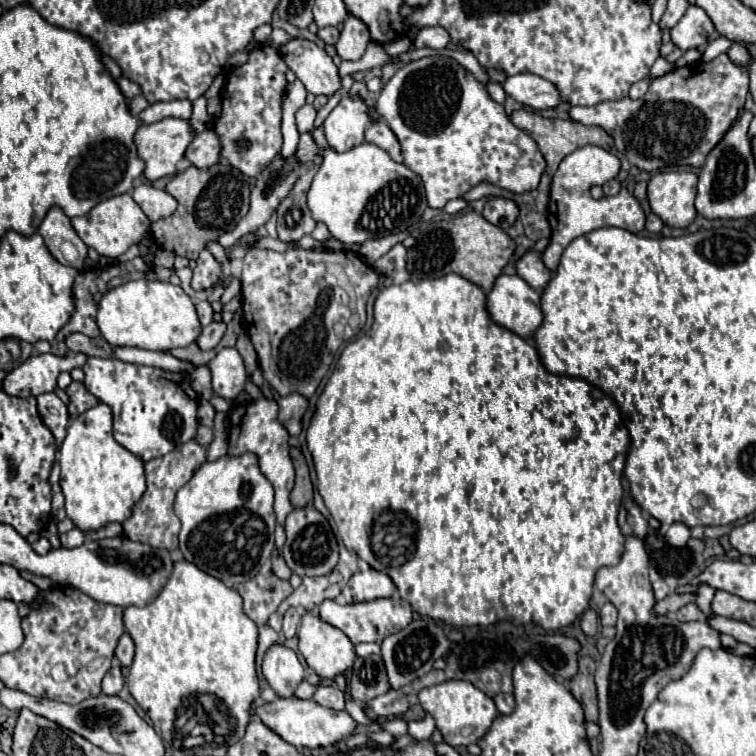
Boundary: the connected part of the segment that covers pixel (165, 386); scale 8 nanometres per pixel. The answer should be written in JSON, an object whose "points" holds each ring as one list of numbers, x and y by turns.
{"points":[[89,358,83,366,85,372,85,388,103,404,107,404,113,412,113,436,115,440,125,446,129,452,139,456,143,462,149,462,151,458,165,456,173,448,189,442,197,434,197,406,199,396,191,386,189,374,171,372,171,370,159,370,153,366,139,366,139,364,127,364,115,358]]}

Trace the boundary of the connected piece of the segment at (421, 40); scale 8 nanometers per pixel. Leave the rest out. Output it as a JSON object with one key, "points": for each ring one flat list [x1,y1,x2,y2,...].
{"points":[[433,26,433,28,421,28,417,38,413,40,415,48,423,48,423,46,429,46,429,48,445,48,447,44,451,42,451,36,447,34,447,30,443,30,441,26]]}

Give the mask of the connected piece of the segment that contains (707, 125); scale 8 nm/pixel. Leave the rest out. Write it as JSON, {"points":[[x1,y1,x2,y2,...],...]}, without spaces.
{"points":[[727,54,717,56,711,62,695,62,683,68,673,68,669,74,651,82,647,94,639,100,621,98,615,102,601,102,599,106,575,106,569,110,571,118,581,124,601,126,609,136,613,136,619,152,639,170,653,172,665,166,703,166,707,154,723,138,729,126,741,112,749,92,749,72,745,66,731,62]]}

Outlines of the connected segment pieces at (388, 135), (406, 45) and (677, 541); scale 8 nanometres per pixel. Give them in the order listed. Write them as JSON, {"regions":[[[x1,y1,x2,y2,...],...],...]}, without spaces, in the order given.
{"regions":[[[375,120,367,130,365,130,365,140,387,150,389,156,395,160,395,162,401,162,401,150,399,150,399,142,393,134,393,130,387,126,385,120]],[[403,36,403,38,399,38,399,40,383,45,383,48,389,55,396,56,407,52,411,46,411,40,407,36]],[[675,522,675,524,671,524,671,528,667,530,665,538,667,538,667,542,669,542,671,546,675,546,675,548,683,548,683,546,687,544,687,540,691,538,691,534,689,534,689,528,687,528,685,524]]]}

